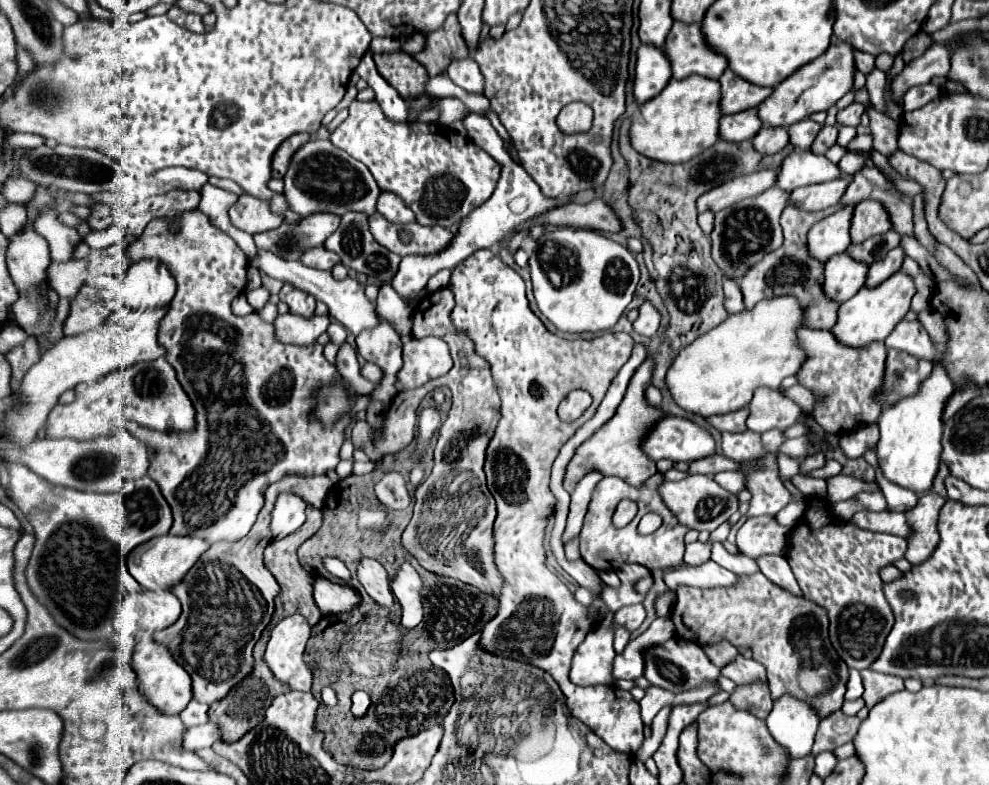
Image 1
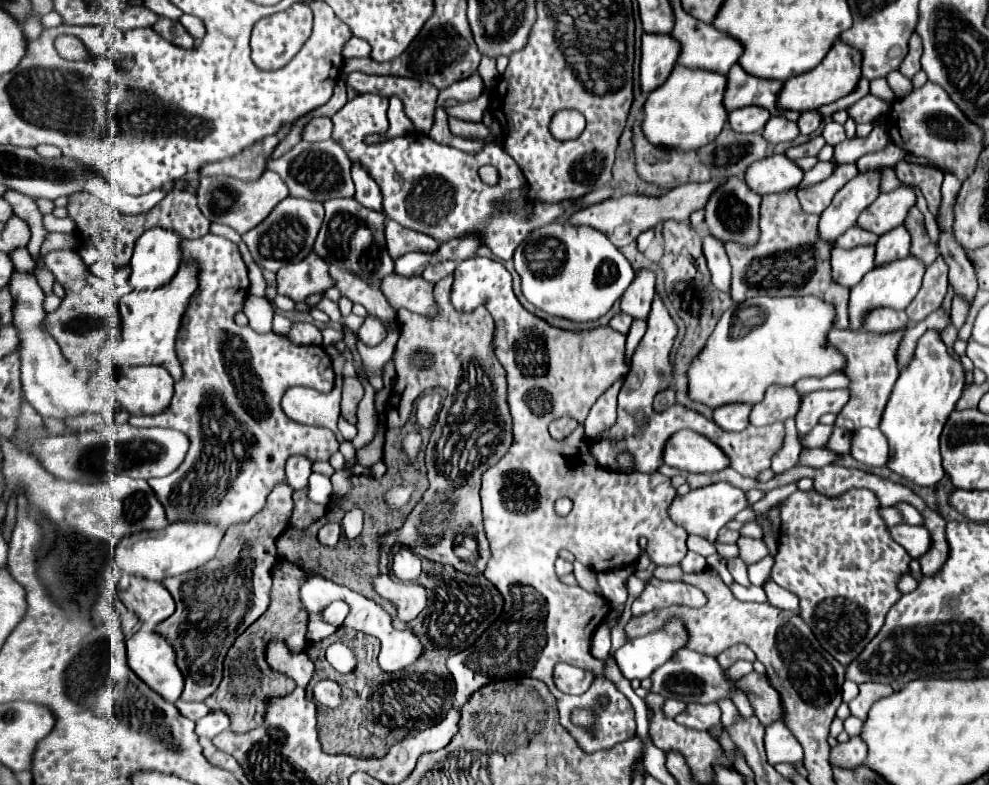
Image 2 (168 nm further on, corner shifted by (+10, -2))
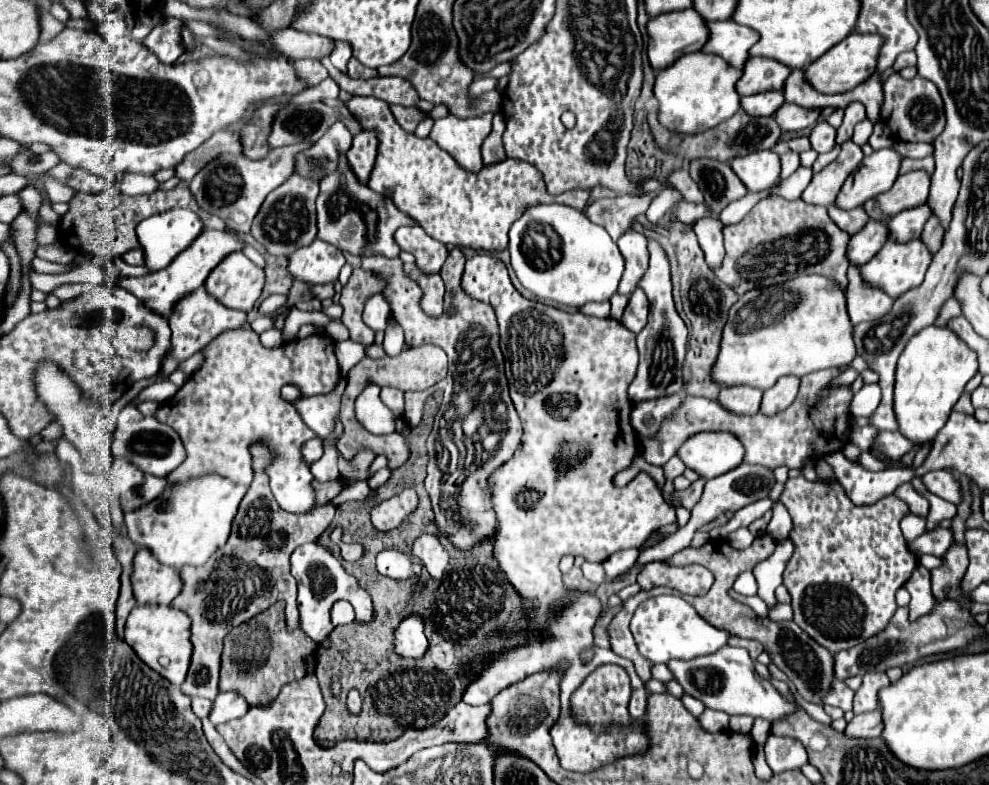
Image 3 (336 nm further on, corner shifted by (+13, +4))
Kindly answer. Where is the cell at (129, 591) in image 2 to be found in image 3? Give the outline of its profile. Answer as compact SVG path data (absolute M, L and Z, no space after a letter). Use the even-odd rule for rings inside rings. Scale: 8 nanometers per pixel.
M138 549L134 557L132 589L140 605L170 603L182 591L180 569L154 561L150 549Z

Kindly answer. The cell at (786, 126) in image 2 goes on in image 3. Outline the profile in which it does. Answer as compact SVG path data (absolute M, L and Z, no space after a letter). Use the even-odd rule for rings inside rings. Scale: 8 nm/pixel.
M784 103L778 111L776 111L776 121L784 131L800 131L804 127L812 127L818 121L818 115L822 111L820 109L802 109L800 105L790 105Z

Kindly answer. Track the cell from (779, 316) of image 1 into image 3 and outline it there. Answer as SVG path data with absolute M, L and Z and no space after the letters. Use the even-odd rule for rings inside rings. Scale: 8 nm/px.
M806 275L790 279L784 285L754 289L744 293L728 313L722 335L722 349L712 367L712 379L720 385L750 385L766 391L782 375L804 377L808 373L850 365L856 357L854 325L846 311L846 295L836 281L822 275Z

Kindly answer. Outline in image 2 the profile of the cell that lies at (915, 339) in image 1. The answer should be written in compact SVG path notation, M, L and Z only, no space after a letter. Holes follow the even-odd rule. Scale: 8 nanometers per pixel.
M875 309L865 319L865 331L869 333L889 333L889 331L903 331L909 327L909 319L905 311L891 311L891 309Z

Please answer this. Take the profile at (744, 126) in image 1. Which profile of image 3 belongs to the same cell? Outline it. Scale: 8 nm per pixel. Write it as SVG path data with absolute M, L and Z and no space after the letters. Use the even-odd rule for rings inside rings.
M766 91L766 93L742 97L742 109L748 115L754 115L754 117L774 115L780 109L782 103L784 103L784 93L782 91Z

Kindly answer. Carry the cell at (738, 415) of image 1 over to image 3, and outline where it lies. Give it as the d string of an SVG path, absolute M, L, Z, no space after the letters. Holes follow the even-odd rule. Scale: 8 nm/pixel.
M734 385L734 387L724 387L718 395L718 403L736 413L736 415L754 415L760 409L760 399L762 391L746 385Z

